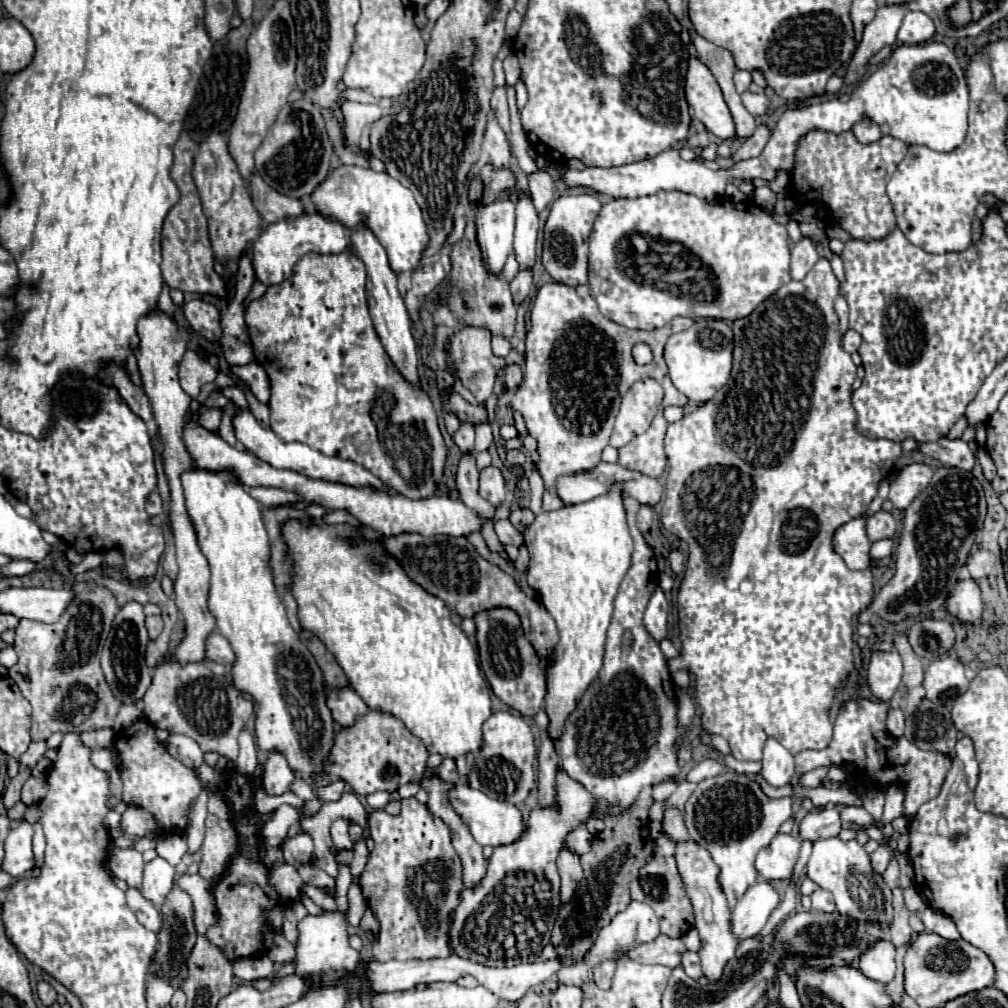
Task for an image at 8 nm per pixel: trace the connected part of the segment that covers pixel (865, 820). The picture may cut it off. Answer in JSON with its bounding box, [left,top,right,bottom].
[841,807,883,830]

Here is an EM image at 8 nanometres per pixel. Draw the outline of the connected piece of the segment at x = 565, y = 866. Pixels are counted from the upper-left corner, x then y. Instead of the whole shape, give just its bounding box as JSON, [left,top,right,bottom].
[558,847,582,903]

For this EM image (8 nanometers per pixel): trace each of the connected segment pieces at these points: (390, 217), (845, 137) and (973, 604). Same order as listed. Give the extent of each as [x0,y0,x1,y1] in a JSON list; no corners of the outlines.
[[310,165,428,273],[788,131,908,239],[948,579,982,623]]

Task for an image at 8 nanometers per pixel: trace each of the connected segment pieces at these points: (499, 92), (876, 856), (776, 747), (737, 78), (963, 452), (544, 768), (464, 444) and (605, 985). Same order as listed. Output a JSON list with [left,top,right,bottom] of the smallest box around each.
[[492,87,510,133],[870,845,890,875],[760,739,794,787],[734,71,752,93],[916,437,974,471],[538,737,558,805],[454,423,474,453],[594,959,616,990]]

